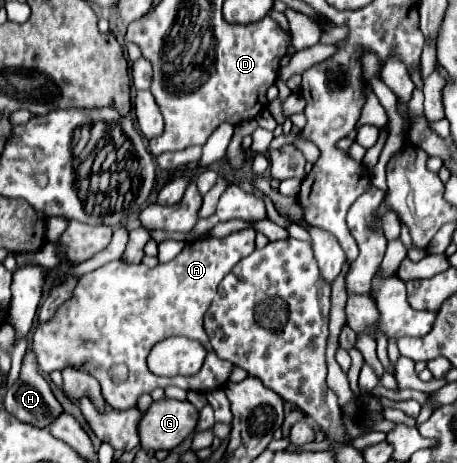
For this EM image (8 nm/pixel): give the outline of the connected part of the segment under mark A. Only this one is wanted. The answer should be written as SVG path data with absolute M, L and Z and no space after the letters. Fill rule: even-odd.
M245 228L239 232L233 232L223 238L199 238L189 244L185 244L183 252L167 262L167 264L157 264L155 268L147 268L145 264L127 264L123 260L109 262L85 276L79 278L73 298L67 300L55 314L55 318L47 324L39 324L33 336L33 354L37 356L37 364L43 372L53 372L53 370L63 370L67 364L87 370L93 374L101 388L105 402L117 410L127 410L137 404L137 398L141 394L149 394L155 388L165 388L167 384L179 386L183 390L197 390L197 392L211 392L223 384L227 384L235 364L217 358L213 352L209 338L203 330L203 316L213 302L217 294L217 286L225 274L233 270L233 266L249 256L255 250L255 230ZM167 336L187 336L191 340L201 340L201 344L207 350L205 362L201 370L193 376L175 376L175 378L163 378L163 376L153 376L153 372L147 368L147 356L153 344Z

